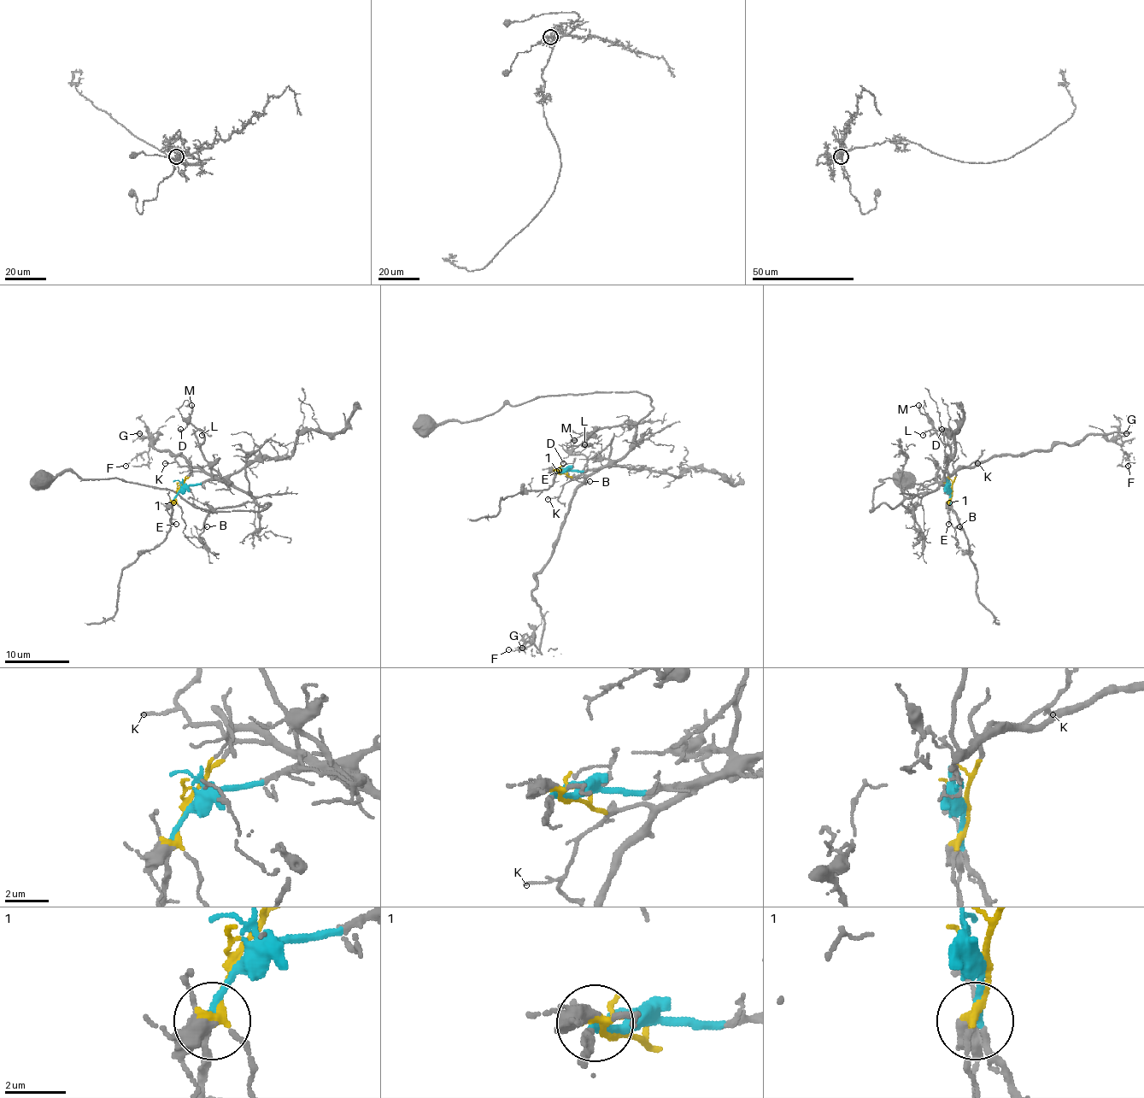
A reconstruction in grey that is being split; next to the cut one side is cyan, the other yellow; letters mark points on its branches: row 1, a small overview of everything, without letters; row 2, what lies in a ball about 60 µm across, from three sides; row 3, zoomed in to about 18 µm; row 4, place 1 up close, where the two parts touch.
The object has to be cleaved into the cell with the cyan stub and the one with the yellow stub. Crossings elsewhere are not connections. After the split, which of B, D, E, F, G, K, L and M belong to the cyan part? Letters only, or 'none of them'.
none of them

